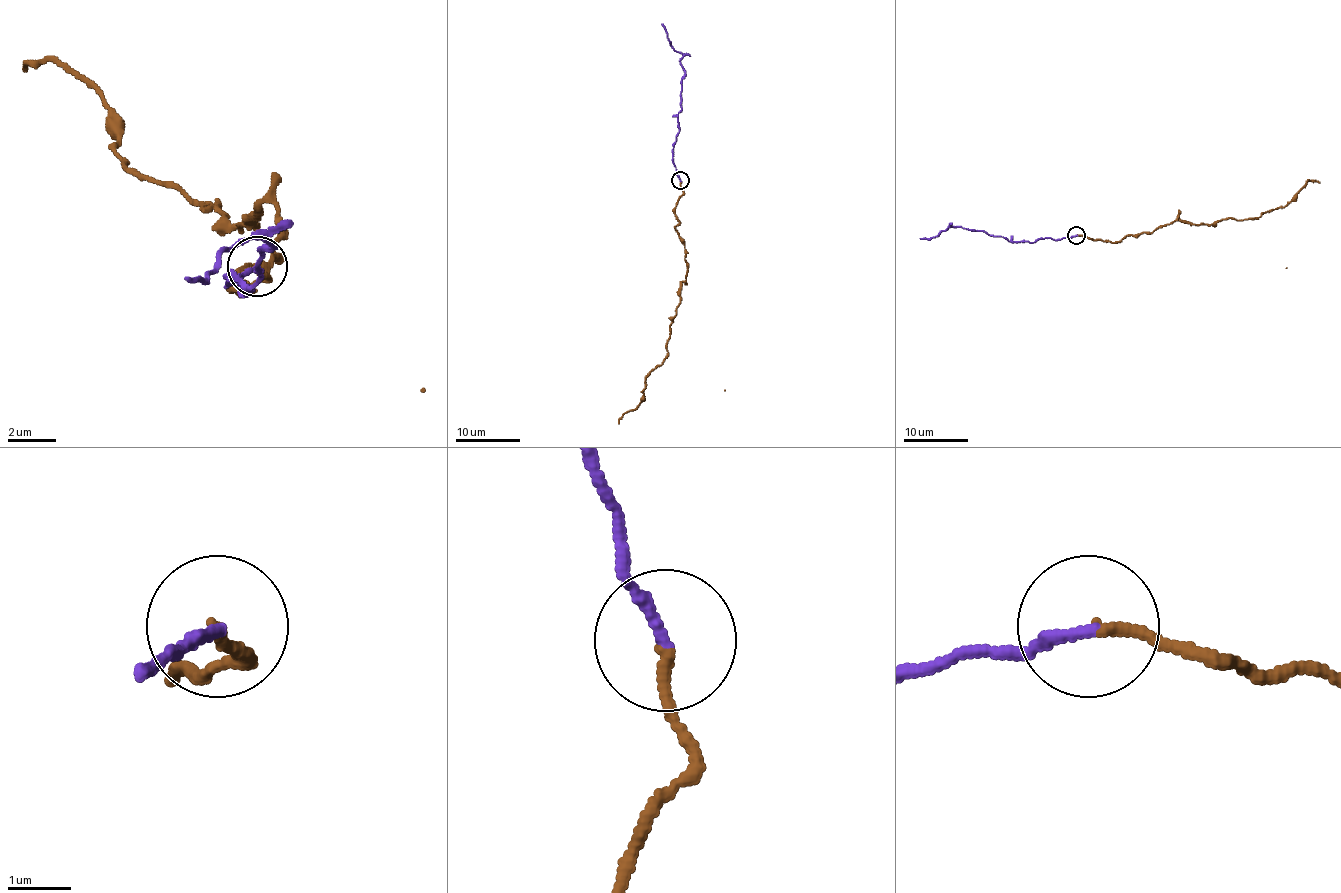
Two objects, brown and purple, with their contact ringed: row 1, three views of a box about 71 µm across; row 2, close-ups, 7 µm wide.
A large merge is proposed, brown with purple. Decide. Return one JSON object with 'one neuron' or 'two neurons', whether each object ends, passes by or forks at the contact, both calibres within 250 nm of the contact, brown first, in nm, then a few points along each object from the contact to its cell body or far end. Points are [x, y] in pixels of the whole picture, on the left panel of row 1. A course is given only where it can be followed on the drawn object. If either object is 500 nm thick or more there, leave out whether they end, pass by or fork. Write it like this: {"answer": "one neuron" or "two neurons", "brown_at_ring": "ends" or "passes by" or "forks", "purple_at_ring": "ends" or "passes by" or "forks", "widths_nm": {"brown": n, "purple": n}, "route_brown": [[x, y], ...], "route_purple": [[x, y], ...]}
{"answer": "one neuron", "brown_at_ring": "ends", "purple_at_ring": "ends", "widths_nm": {"brown": 180, "purple": 190}, "route_brown": [[258, 267], [234, 292], [277, 255], [277, 207], [234, 225], [125, 164], [119, 116], [52, 61], [22, 74]], "route_purple": [[258, 267], [228, 286], [252, 292], [258, 274], [264, 237], [240, 237], [210, 274], [186, 280]]}

